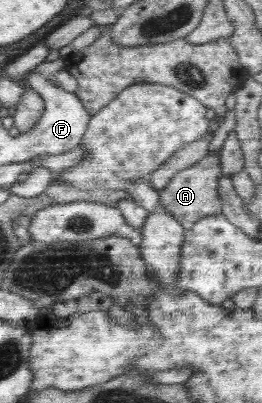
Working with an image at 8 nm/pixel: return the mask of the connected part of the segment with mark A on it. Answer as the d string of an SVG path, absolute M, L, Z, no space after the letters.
M207 155L197 161L189 169L175 174L170 182L159 191L159 205L169 210L185 230L190 230L194 223L204 216L216 215L221 212L222 200L219 197L219 176L222 174L220 155Z

